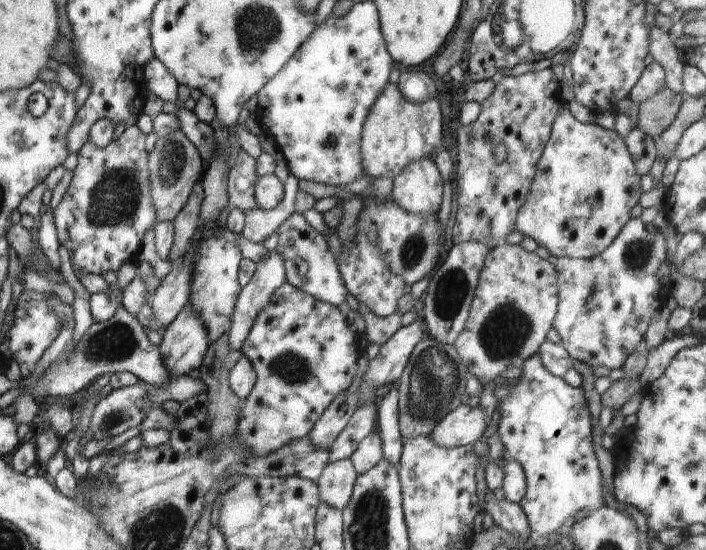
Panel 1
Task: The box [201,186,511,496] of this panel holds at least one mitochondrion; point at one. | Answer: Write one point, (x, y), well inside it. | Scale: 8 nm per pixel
(434, 378)

